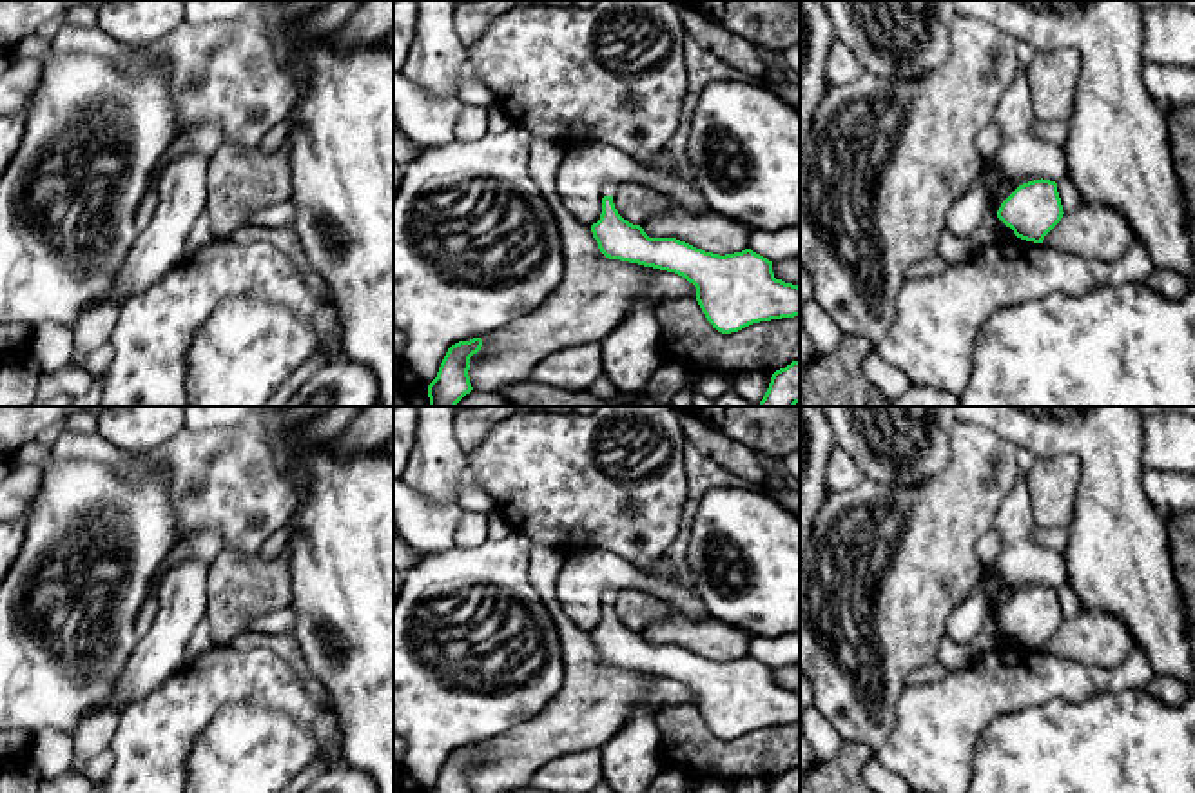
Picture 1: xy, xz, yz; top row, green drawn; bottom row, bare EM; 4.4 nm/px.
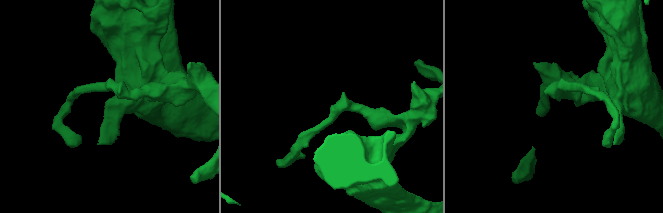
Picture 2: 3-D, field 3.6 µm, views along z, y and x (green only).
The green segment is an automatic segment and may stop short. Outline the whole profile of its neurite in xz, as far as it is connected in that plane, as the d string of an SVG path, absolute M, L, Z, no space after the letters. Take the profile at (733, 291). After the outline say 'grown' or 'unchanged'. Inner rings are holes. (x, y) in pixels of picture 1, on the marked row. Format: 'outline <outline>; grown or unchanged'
outline M615 183L604 187L600 220L591 225L606 258L685 278L696 287L696 301L707 321L722 334L800 316L800 287L776 279L772 261L751 249L720 256L676 238L649 238L640 225L618 214L615 191Z; grown

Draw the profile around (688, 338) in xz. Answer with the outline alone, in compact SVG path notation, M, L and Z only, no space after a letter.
M675 298L656 307L664 361L698 376L724 372L774 374L800 361L800 316L753 323L738 332L718 332L695 298Z

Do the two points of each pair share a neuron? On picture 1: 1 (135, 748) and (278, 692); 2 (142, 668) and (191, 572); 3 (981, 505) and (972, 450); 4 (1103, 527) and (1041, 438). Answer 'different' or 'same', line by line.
1: same
2: same
3: same
4: same

